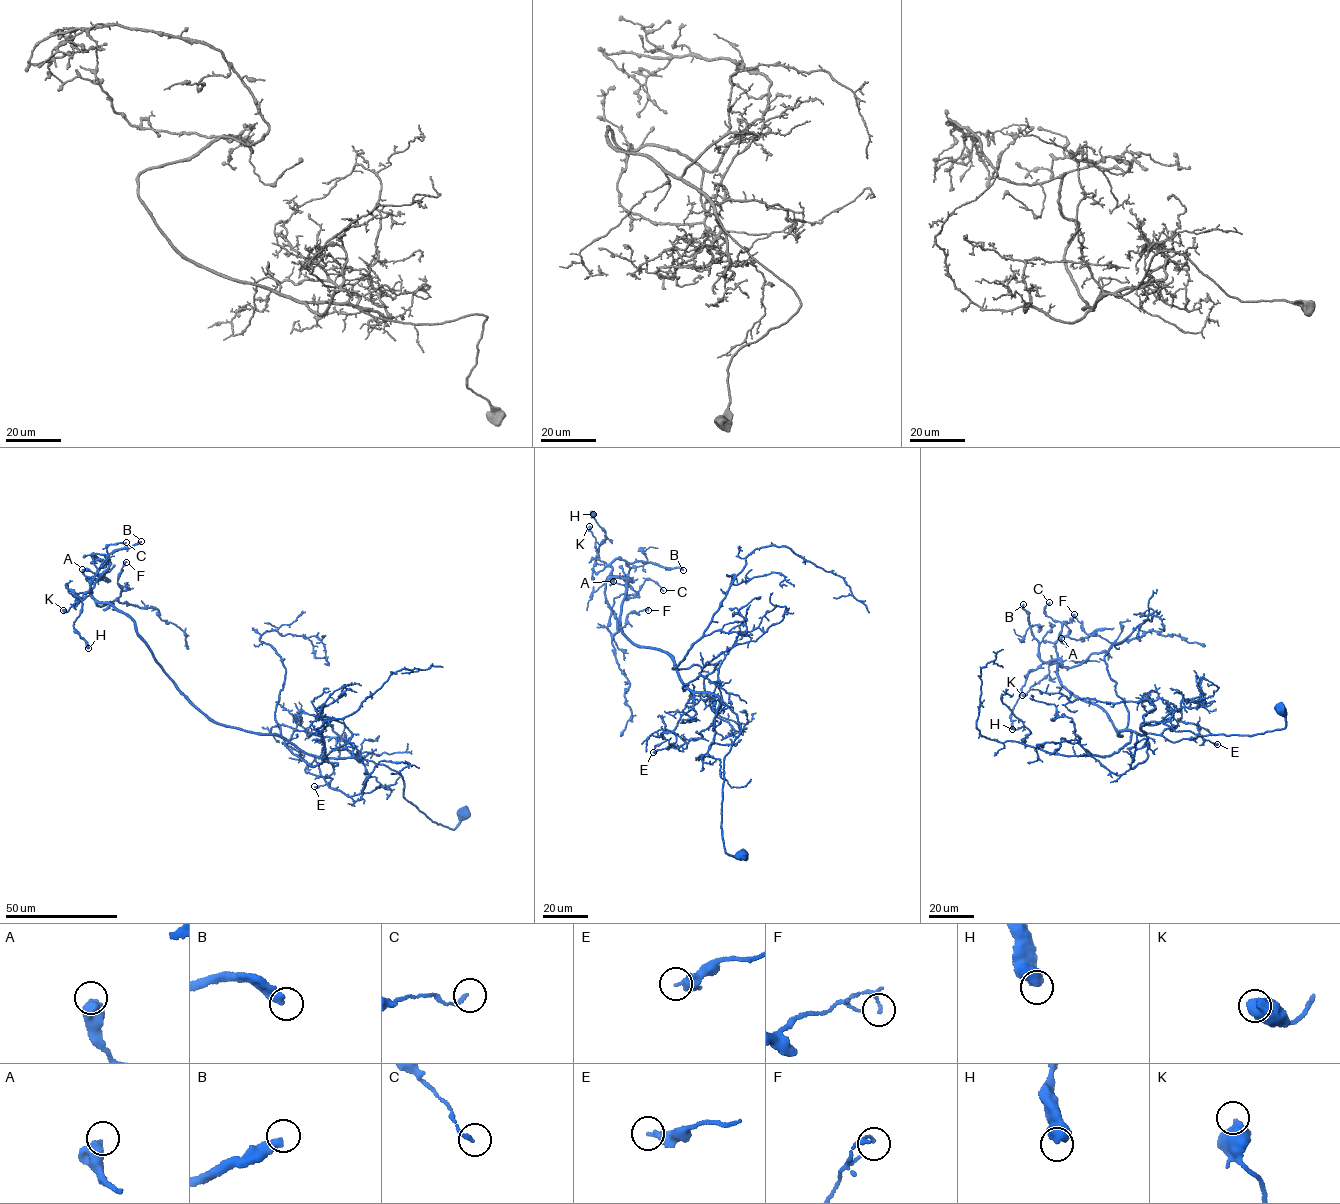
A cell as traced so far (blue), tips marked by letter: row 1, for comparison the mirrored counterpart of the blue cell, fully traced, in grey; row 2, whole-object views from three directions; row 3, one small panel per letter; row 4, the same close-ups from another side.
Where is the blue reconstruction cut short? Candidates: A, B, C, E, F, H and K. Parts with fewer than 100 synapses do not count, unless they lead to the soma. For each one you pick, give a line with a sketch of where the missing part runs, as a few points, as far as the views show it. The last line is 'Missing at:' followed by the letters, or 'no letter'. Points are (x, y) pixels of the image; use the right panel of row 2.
Missing at: B

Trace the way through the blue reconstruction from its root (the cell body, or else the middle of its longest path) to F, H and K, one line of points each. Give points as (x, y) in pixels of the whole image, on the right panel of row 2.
F: (1280, 709), (1284, 728), (1256, 735), (1154, 721), (1119, 736), (1056, 673), (1112, 644), (1074, 614)
H: (1280, 709), (1284, 728), (1256, 735), (1154, 721), (1121, 737), (1052, 660), (1061, 664), (1028, 673), (1012, 729)
K: (1280, 709), (1284, 728), (1256, 735), (1154, 721), (1121, 737), (1062, 684), (1058, 659), (1022, 695)

